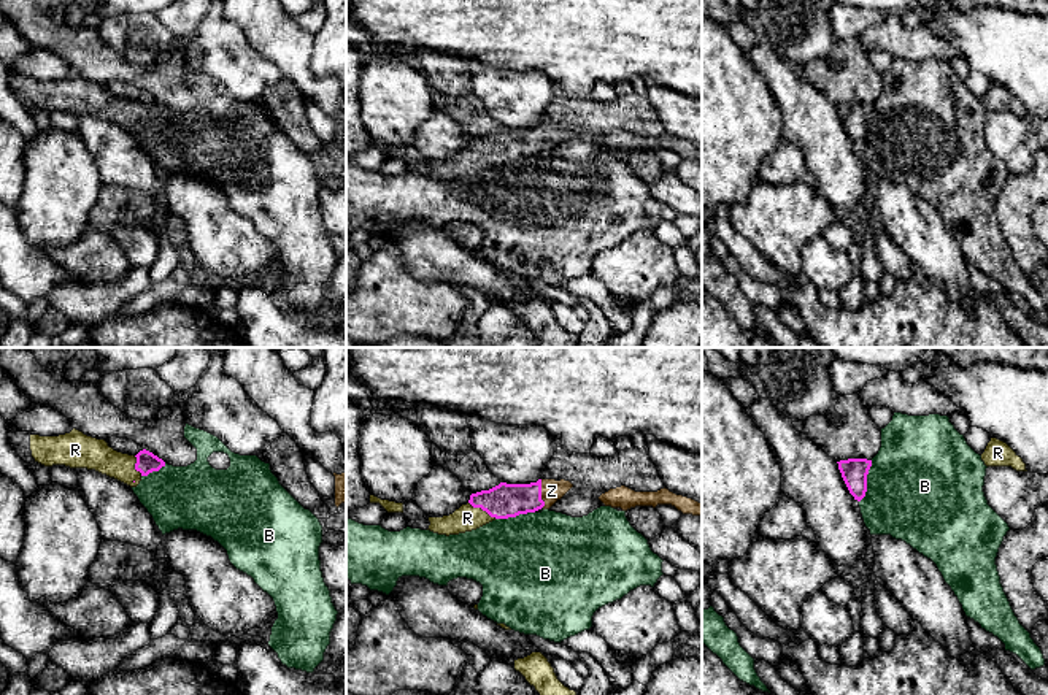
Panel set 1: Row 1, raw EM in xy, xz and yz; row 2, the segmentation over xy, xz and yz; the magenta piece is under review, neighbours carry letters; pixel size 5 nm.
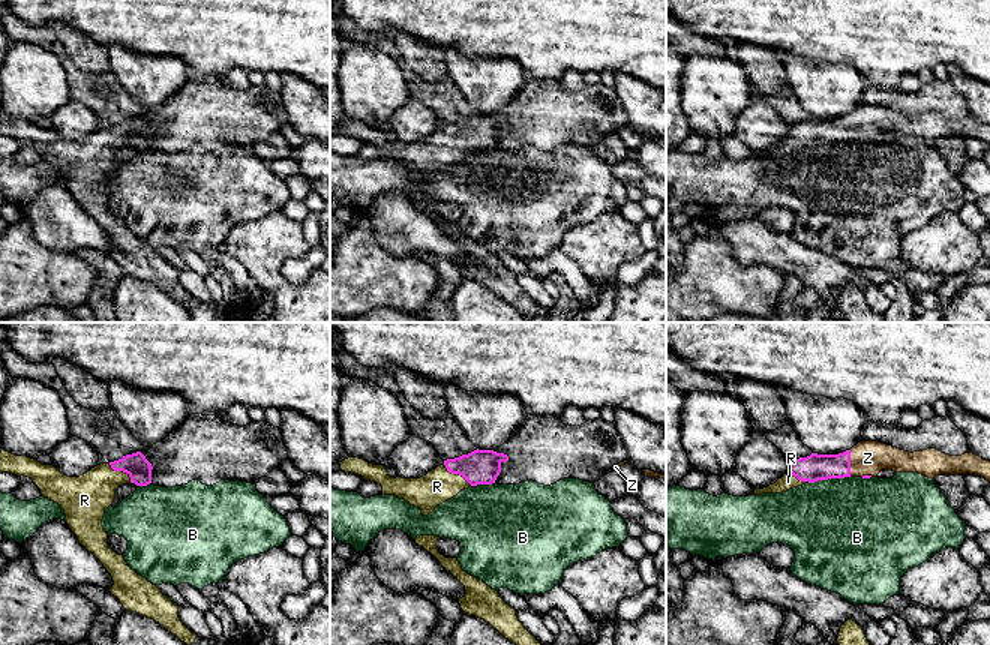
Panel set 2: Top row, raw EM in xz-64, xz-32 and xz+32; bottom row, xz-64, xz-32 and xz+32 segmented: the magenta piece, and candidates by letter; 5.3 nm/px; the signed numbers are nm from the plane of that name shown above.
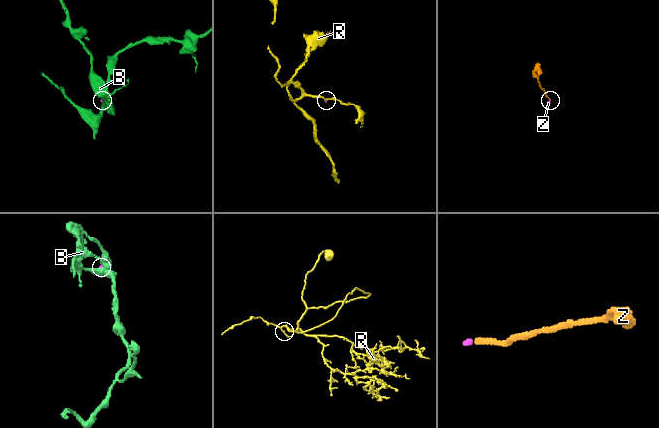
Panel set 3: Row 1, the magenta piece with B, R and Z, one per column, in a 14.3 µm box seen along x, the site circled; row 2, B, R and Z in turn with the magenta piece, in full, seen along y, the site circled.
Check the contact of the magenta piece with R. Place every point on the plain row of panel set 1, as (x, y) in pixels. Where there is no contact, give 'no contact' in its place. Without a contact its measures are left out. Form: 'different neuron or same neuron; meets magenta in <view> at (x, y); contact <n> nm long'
same neuron; meets magenta in xz at (483, 154); contact 170 nm long

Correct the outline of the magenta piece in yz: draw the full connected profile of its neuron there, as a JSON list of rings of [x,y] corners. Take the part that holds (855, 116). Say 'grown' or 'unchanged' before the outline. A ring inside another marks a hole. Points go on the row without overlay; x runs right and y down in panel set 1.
unchanged | [[[848,103],[837,108],[850,138],[854,144],[861,146],[867,136],[867,119],[872,111],[872,105]]]

